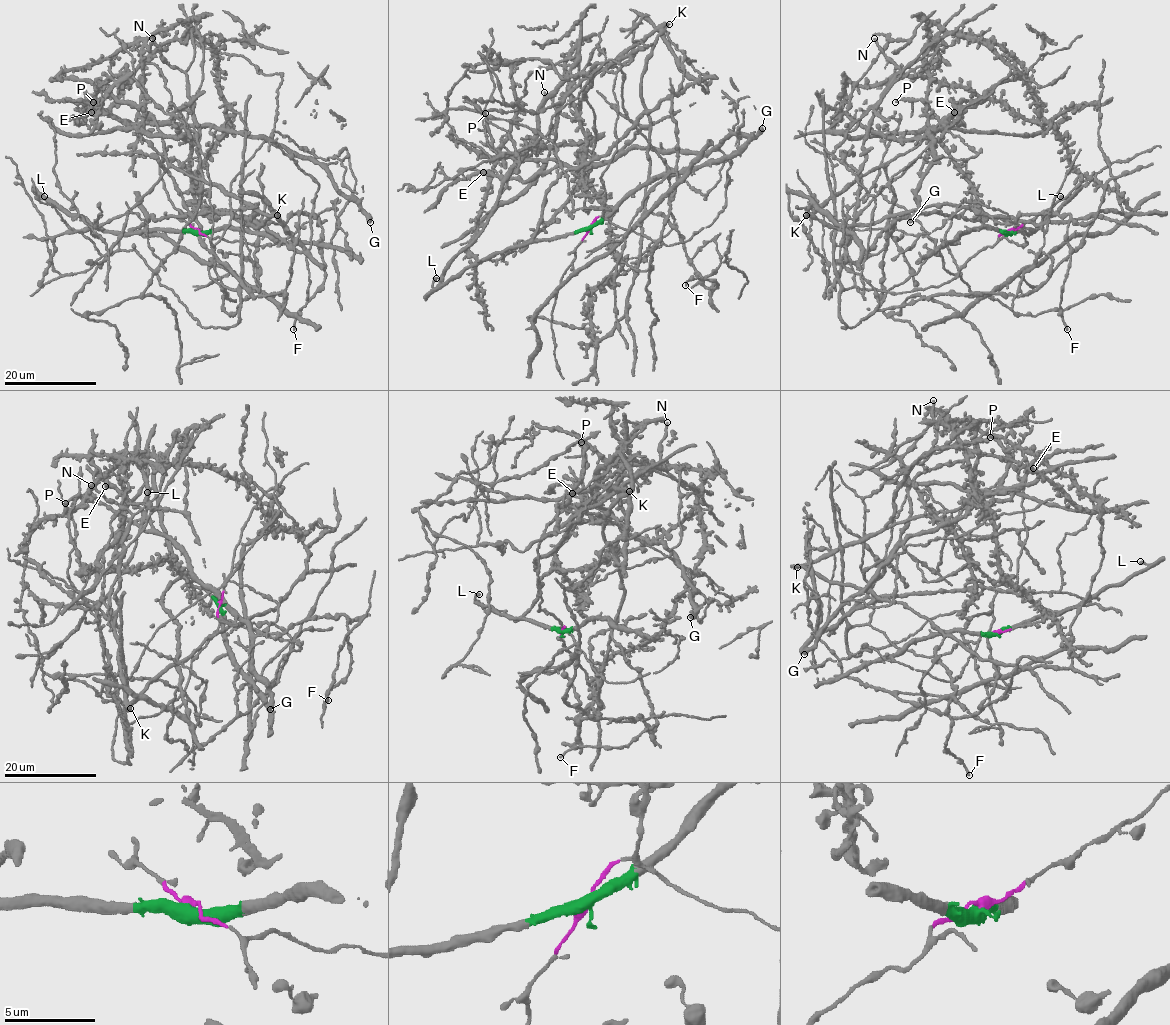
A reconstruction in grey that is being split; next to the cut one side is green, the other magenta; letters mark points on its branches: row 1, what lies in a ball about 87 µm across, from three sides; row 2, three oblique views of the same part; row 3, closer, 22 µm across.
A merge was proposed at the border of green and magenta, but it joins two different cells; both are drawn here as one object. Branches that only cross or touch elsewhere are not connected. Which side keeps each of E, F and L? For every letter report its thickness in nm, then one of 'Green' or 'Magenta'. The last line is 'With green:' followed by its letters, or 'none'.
E: Thickness 440 nm. Green
F: Thickness 220 nm. Green
L: Thickness 420 nm. Green
With green: E, F, L

